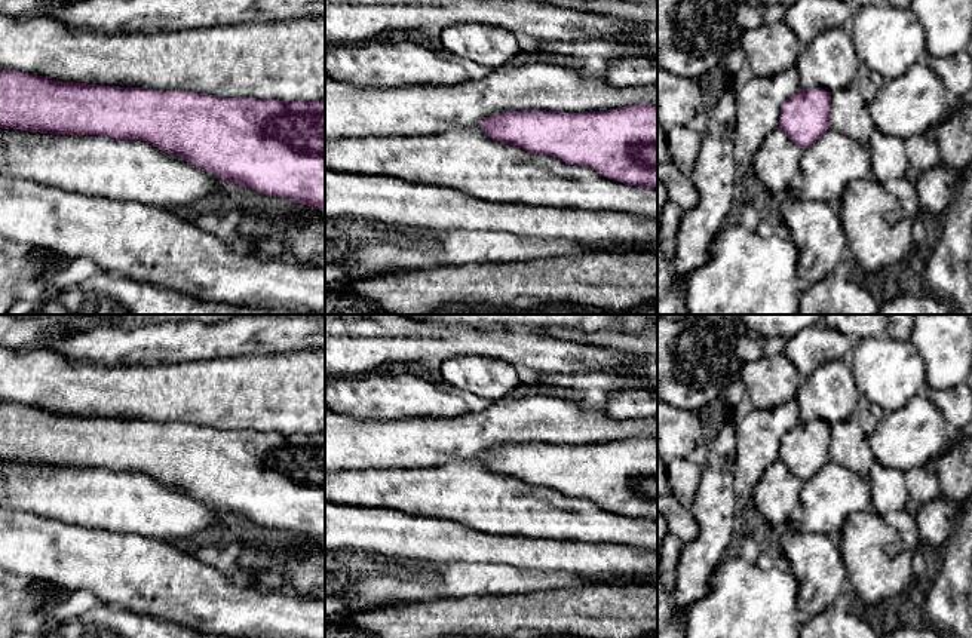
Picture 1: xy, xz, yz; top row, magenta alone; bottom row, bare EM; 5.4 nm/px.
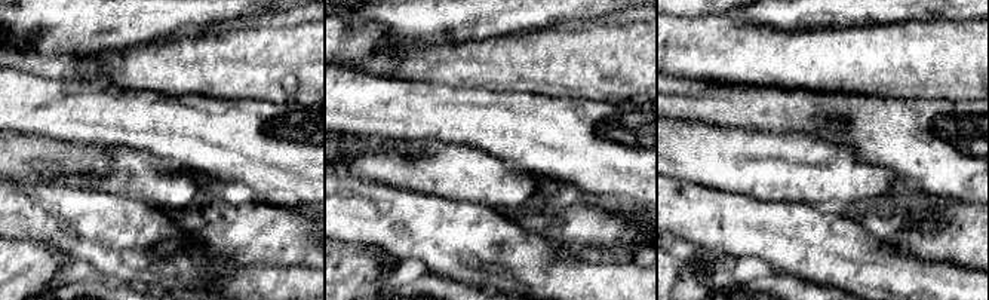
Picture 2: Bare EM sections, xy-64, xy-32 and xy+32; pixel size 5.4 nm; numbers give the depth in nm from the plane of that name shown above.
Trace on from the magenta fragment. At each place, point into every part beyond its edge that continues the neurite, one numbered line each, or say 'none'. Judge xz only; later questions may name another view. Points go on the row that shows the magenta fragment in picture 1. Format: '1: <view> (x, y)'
1: xz (466, 159)

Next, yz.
1: yz (827, 168)

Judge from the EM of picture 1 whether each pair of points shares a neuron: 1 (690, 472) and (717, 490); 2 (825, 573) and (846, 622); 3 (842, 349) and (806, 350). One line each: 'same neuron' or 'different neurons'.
1: different neurons
2: different neurons
3: same neuron

